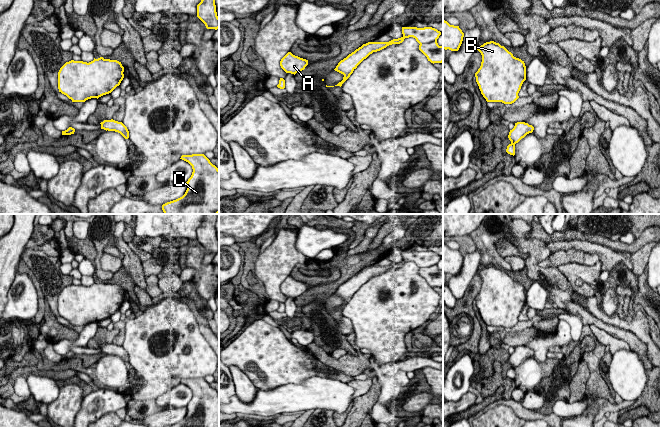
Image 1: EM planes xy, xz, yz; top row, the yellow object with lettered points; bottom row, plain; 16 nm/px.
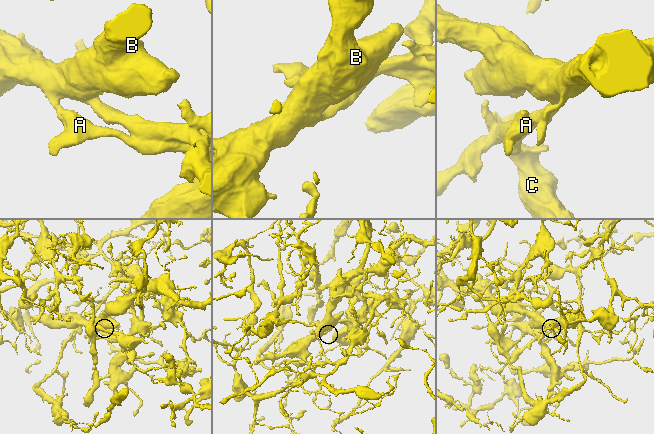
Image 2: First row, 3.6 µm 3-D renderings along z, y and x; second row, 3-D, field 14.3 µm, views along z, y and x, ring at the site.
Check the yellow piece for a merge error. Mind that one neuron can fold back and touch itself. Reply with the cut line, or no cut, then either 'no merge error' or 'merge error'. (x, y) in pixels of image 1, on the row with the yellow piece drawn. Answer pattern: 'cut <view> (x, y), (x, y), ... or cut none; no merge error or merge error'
cut xz (344, 72), (350, 74); merge error

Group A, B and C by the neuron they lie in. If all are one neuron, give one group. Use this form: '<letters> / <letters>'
A C / B

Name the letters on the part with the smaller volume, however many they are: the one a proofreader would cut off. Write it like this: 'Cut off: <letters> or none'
Cut off: B

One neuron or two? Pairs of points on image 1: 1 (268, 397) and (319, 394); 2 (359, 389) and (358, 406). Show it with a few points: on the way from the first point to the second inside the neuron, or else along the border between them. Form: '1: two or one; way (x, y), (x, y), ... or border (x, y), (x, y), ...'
1: one; way (281, 397), (306, 396)
2: two; border (372, 378), (370, 388), (353, 399)

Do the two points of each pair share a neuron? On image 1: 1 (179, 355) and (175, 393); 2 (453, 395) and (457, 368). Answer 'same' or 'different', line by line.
1: different
2: same

